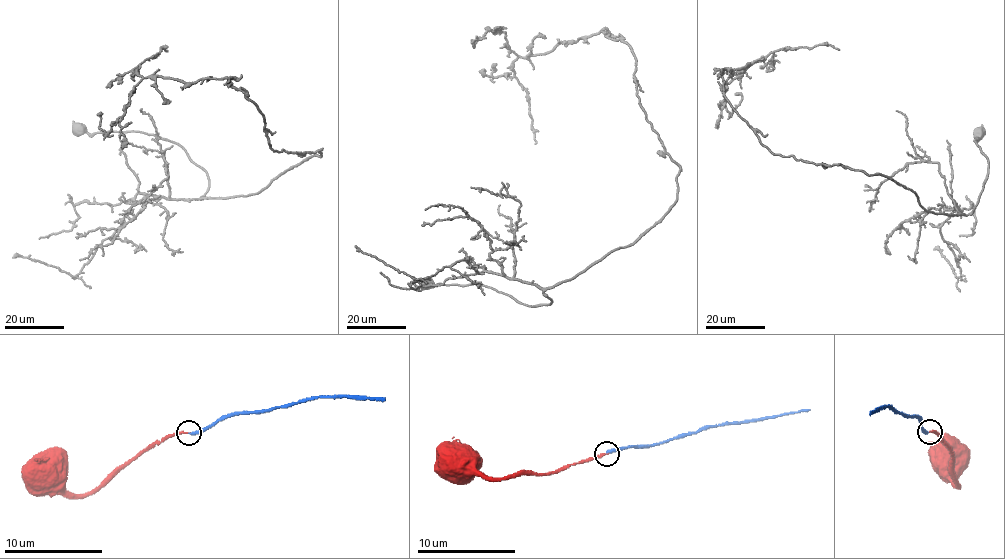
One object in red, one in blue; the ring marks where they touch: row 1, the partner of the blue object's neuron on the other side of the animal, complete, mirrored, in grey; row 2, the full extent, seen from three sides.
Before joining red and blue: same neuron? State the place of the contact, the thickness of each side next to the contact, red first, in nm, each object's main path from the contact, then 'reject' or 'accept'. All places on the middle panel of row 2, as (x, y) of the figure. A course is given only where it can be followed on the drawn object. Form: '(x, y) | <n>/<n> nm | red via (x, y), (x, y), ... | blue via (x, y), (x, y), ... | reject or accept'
(606, 454) | 190/220 nm | red via (607, 453), (554, 472), (493, 479), (467, 472), (452, 460) | blue via (607, 453), (655, 444), (740, 421), (772, 418), (809, 409) | accept

